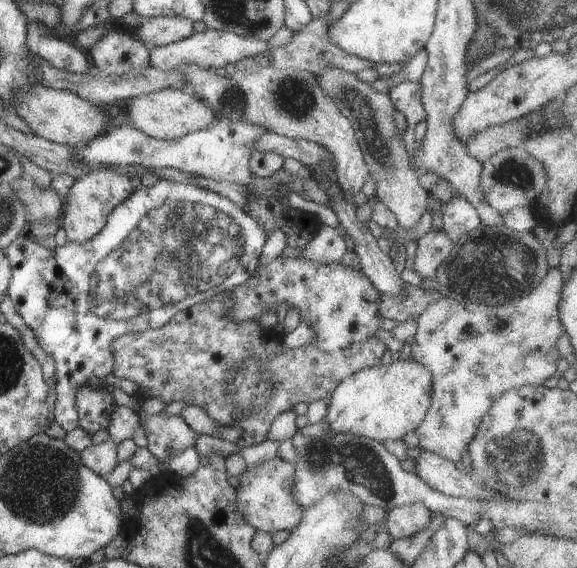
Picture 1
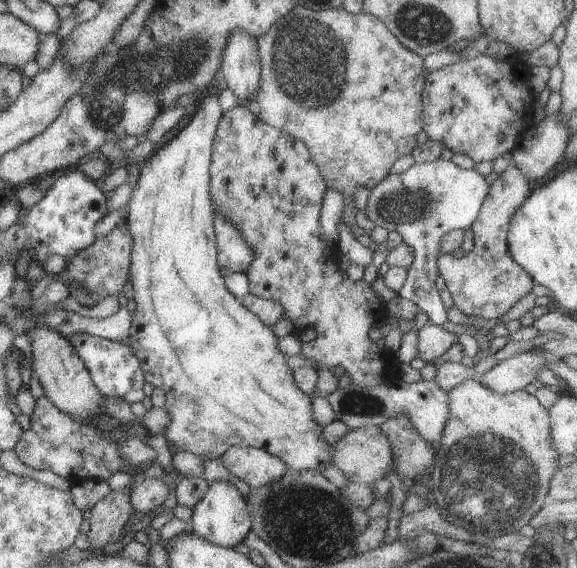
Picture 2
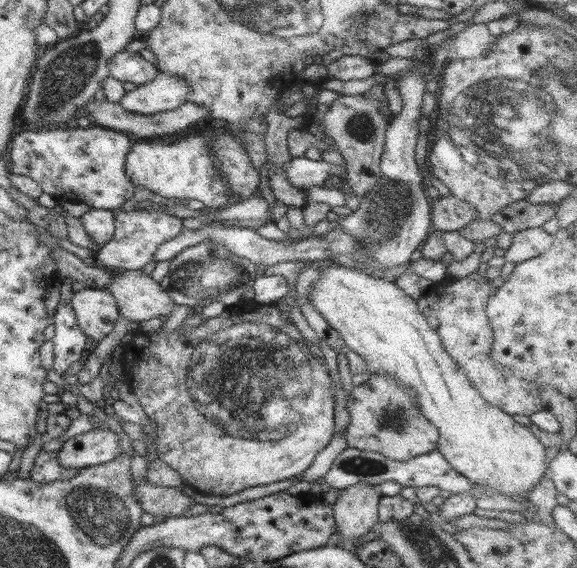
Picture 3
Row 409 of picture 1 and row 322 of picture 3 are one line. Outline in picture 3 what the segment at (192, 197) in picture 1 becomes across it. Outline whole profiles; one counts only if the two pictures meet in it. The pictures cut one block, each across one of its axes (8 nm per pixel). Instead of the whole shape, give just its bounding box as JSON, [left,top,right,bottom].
[53,302,90,375]

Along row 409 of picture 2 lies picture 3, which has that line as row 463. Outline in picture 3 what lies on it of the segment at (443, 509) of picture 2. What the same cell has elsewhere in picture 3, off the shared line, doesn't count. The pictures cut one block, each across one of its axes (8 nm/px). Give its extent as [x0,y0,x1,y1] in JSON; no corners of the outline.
[307,263,549,497]

